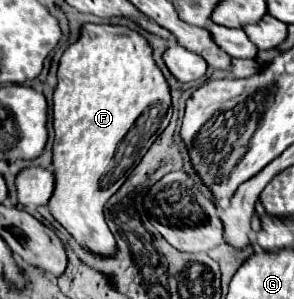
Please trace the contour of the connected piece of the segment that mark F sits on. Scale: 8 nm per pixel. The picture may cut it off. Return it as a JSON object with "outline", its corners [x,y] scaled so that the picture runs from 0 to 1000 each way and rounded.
{"outline":[[[289,84],[282,117],[262,144],[248,144],[207,191],[201,237],[194,237],[194,291],[180,311],[180,532],[173,565],[187,585],[187,632],[160,679],[167,712],[180,732],[269,813],[282,833],[330,860],[391,860],[398,819],[391,793],[371,773],[350,719],[350,692],[371,659],[418,619],[405,612],[412,592],[391,599],[391,505],[425,445],[452,425],[466,391],[510,361],[544,344],[582,351],[575,284],[554,244],[534,231],[507,144],[459,104],[425,90],[384,84]]]}

